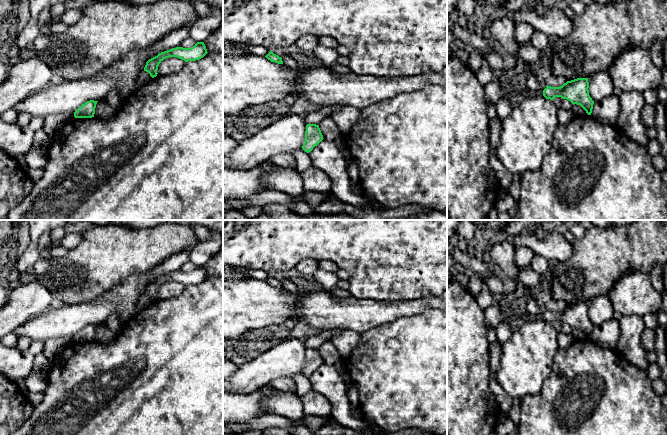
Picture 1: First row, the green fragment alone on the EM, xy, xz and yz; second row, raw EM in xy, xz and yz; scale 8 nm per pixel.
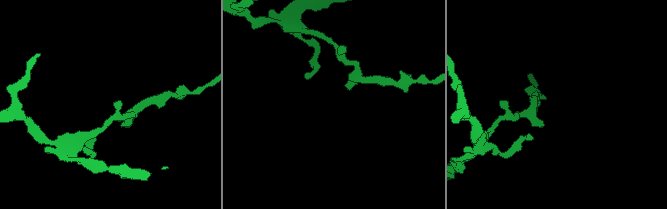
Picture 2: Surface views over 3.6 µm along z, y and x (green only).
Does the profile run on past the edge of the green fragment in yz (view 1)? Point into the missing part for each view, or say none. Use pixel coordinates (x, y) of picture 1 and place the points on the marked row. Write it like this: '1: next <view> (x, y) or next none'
1: next none

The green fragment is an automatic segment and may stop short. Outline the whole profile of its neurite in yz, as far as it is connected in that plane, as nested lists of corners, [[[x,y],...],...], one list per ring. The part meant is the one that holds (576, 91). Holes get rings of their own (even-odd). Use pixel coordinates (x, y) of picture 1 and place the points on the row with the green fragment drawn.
[[[577,78],[567,81],[560,87],[546,86],[543,96],[553,100],[556,97],[569,100],[572,104],[580,105],[588,115],[591,115],[594,101],[589,95],[588,78]]]

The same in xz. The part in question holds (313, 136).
[[[307,124],[305,131],[305,141],[303,143],[302,149],[309,153],[317,146],[322,140],[323,135],[319,128],[319,125],[316,124]]]

